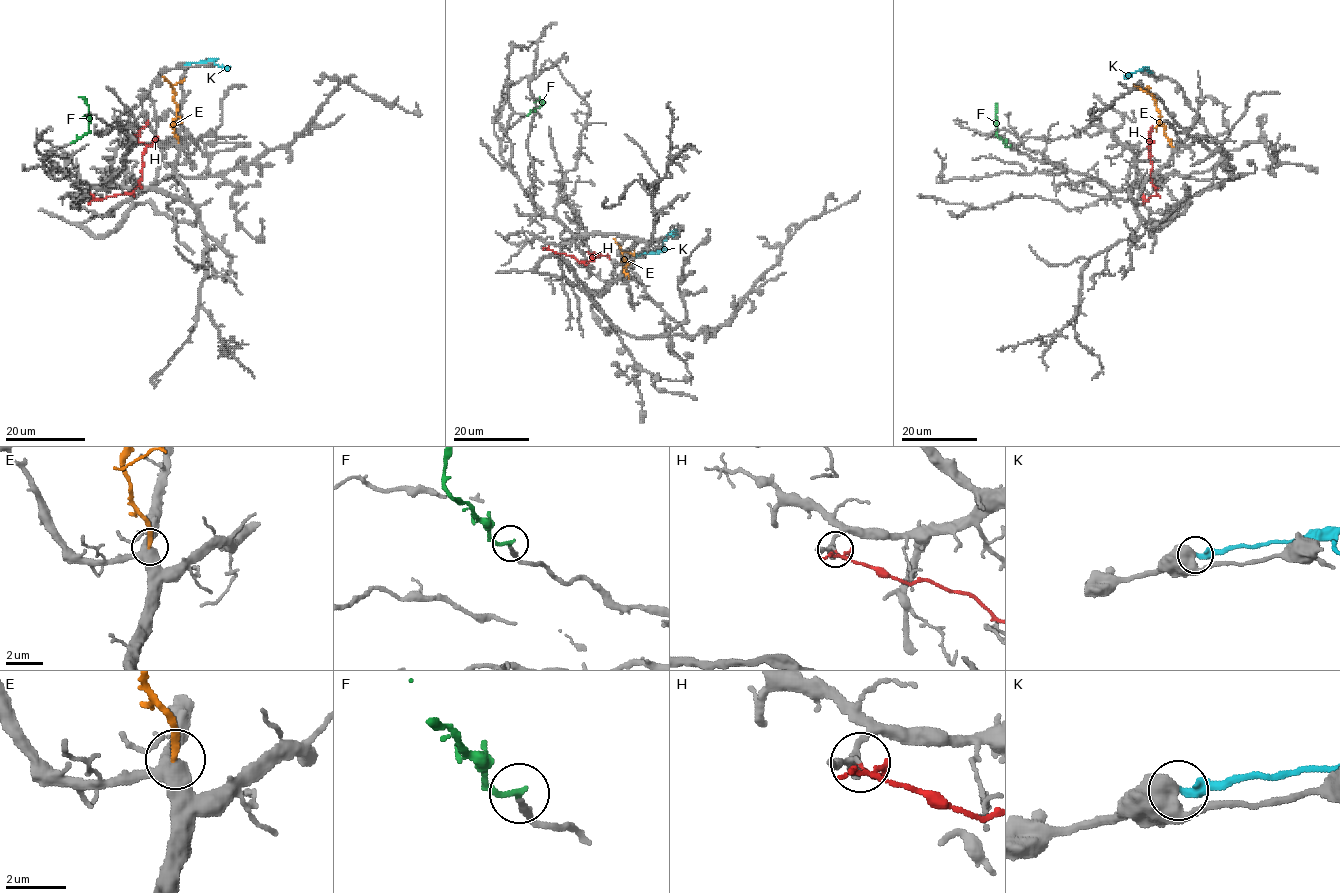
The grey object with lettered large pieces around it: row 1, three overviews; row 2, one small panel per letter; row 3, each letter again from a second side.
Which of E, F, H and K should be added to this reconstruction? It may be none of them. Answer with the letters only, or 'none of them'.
E, F

